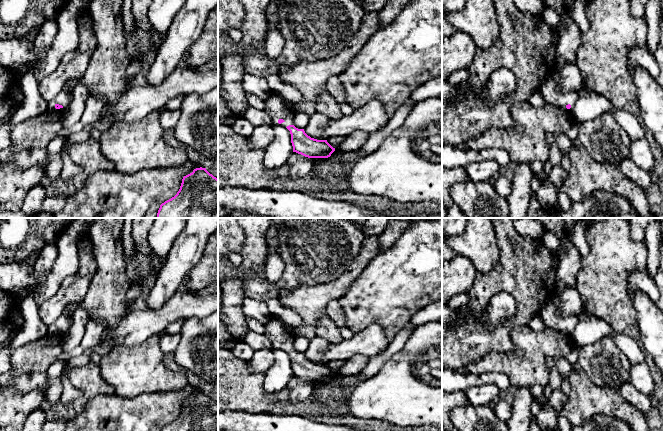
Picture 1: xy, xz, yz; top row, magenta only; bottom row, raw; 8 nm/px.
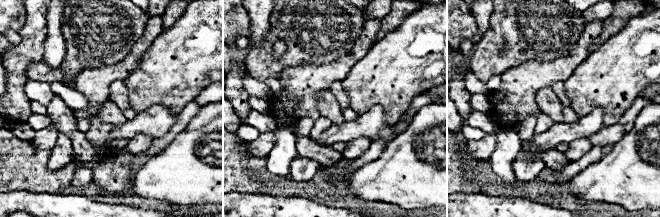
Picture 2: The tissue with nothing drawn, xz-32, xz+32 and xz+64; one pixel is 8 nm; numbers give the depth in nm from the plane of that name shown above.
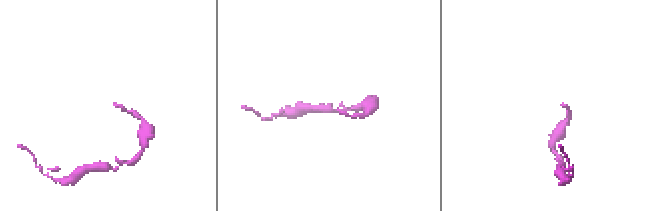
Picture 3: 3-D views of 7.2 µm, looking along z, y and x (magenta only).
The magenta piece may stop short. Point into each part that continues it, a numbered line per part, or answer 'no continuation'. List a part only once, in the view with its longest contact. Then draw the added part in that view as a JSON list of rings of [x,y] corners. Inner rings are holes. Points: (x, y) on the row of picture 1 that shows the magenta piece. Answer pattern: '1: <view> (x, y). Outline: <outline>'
1: xy (64, 98). Outline: [[[62,90],[54,99],[48,102],[49,111],[65,111],[72,100],[72,94]]]

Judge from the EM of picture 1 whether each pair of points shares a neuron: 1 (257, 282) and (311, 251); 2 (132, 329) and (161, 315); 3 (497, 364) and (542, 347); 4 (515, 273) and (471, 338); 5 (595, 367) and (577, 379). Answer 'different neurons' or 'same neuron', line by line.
1: same neuron
2: same neuron
3: same neuron
4: same neuron
5: different neurons

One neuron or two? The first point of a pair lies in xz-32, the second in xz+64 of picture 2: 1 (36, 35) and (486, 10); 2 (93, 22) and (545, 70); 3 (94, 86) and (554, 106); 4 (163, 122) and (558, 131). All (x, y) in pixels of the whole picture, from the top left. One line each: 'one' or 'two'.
1: one
2: two
3: two
4: one

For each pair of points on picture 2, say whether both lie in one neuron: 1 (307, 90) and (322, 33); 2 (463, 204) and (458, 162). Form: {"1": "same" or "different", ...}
{"1": "different", "2": "different"}

